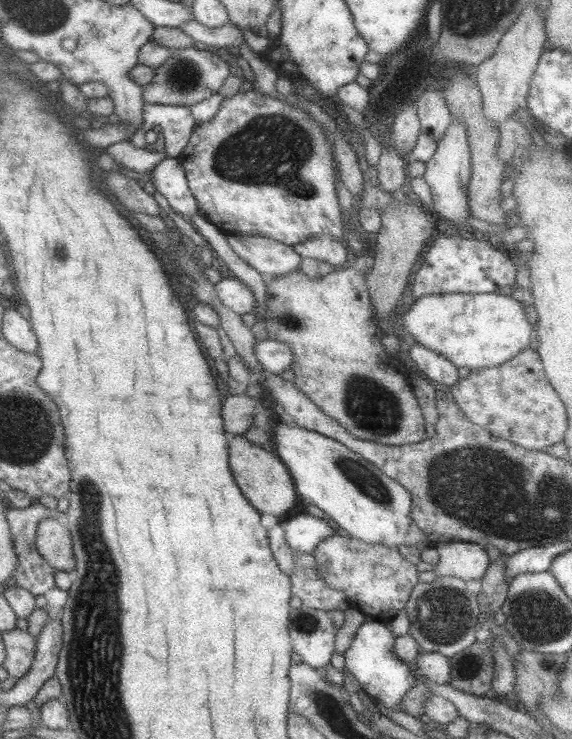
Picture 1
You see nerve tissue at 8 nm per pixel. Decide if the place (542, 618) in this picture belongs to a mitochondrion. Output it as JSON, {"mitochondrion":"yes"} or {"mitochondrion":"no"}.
{"mitochondrion":"yes"}

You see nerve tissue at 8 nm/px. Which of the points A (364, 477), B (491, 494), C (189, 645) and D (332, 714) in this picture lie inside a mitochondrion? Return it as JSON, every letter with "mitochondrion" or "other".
{"A":"mitochondrion","B":"mitochondrion","C":"other","D":"mitochondrion"}

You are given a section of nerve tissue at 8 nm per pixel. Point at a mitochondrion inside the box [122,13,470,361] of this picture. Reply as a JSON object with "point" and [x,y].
{"point":[263,152]}

